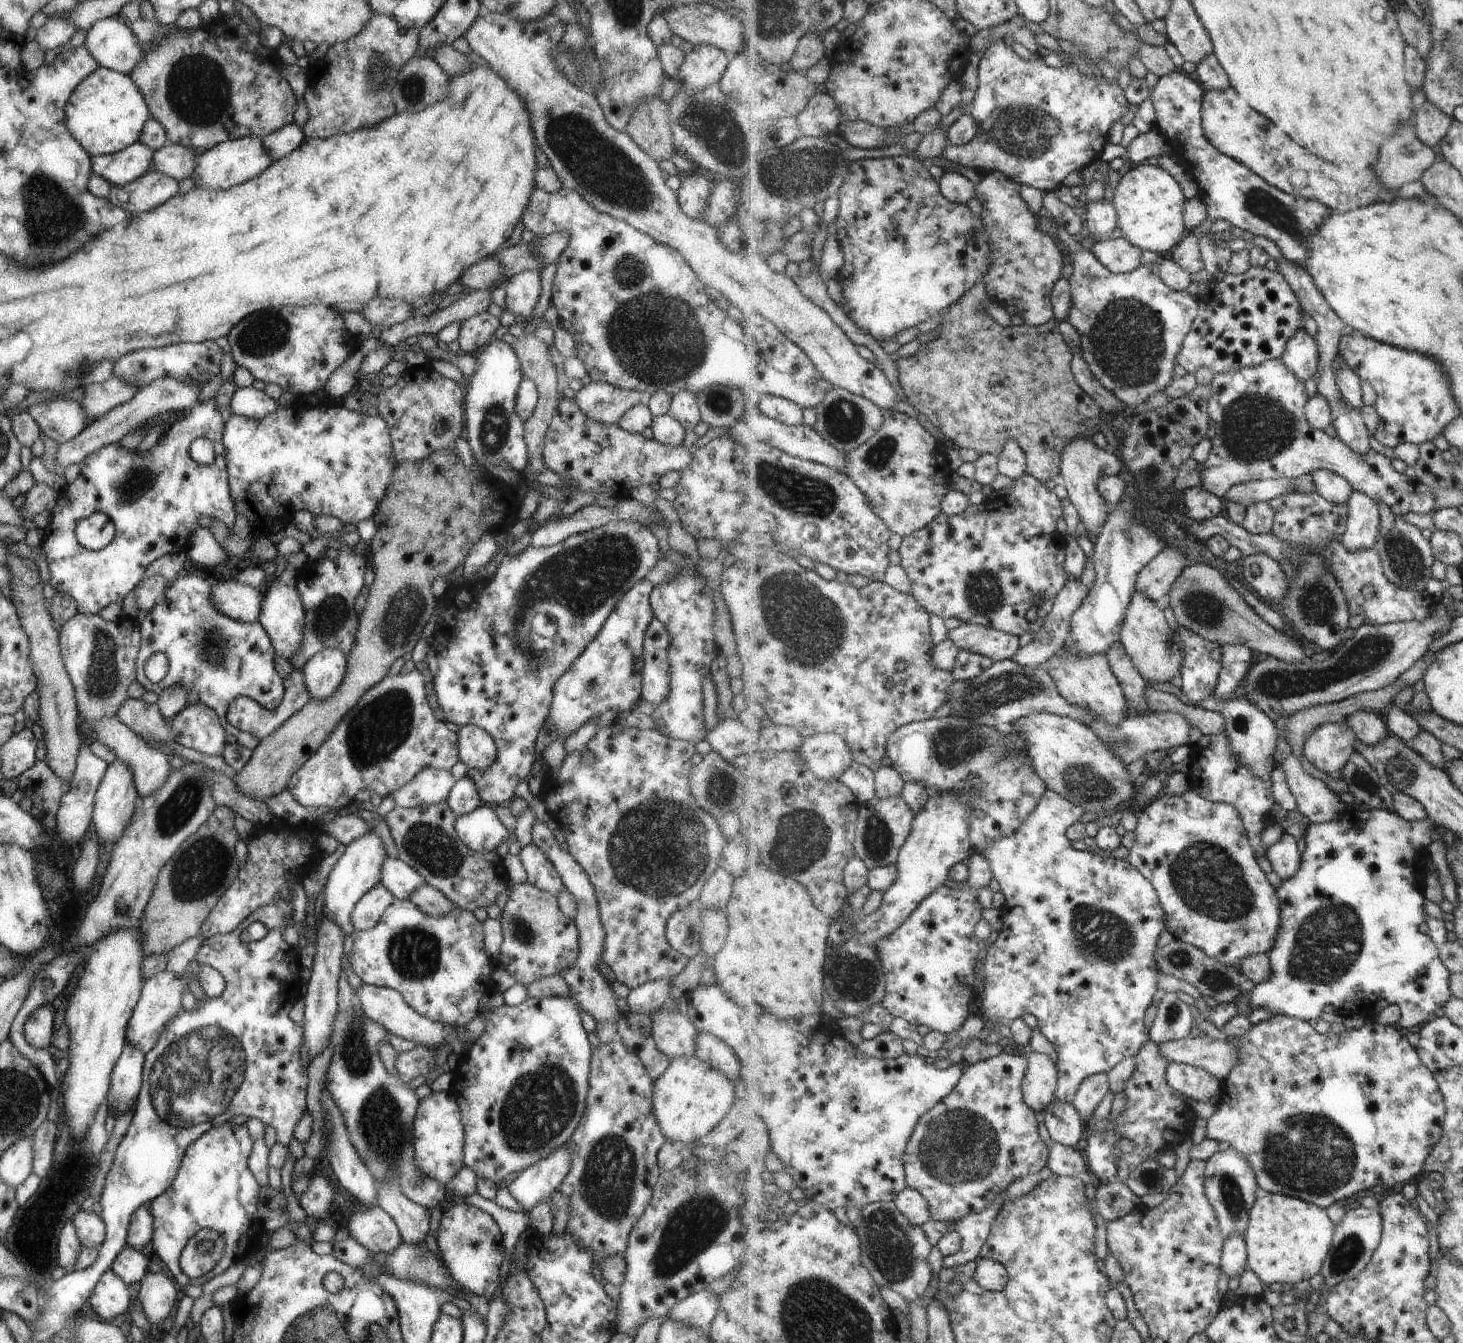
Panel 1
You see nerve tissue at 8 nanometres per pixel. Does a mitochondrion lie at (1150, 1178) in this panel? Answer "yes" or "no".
no

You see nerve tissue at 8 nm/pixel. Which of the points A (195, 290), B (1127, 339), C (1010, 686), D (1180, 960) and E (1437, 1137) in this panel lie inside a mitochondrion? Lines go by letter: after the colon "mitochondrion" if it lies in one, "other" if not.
A: other
B: mitochondrion
C: mitochondrion
D: mitochondrion
E: other

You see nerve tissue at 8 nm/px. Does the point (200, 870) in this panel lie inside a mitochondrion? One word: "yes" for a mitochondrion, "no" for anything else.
yes

